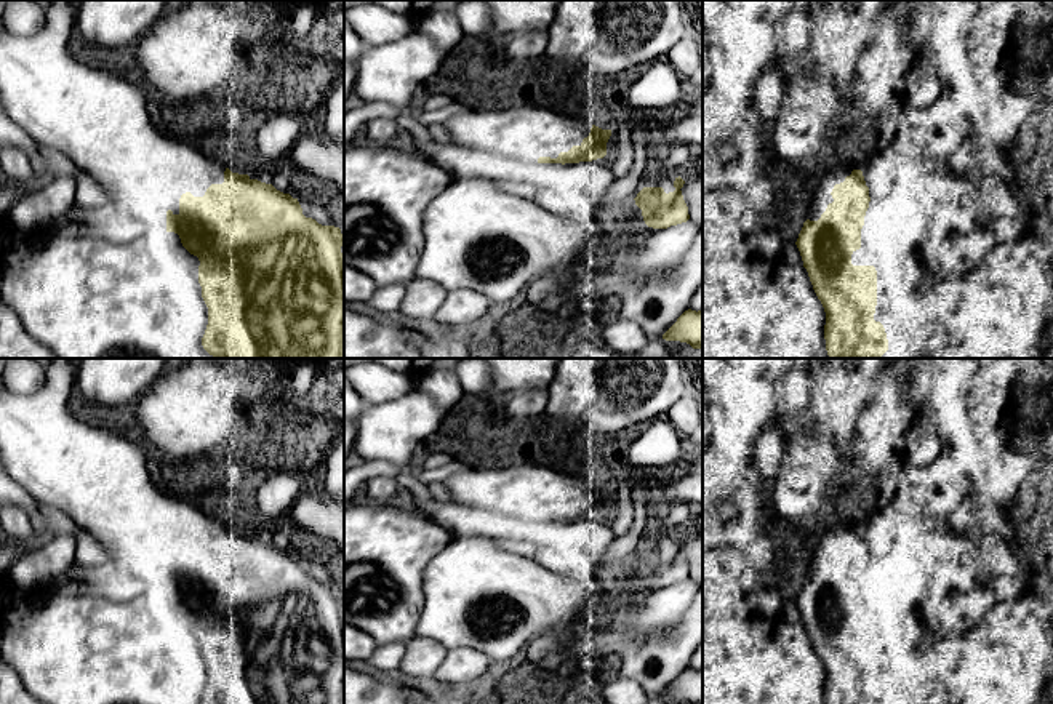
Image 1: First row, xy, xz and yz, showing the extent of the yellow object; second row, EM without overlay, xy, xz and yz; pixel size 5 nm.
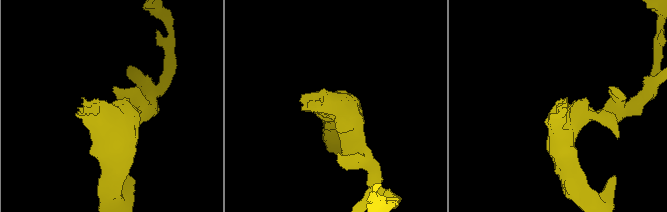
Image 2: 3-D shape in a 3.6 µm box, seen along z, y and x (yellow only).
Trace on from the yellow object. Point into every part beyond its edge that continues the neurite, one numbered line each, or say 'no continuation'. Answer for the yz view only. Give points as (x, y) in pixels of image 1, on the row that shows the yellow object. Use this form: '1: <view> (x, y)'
1: yz (831, 175)

